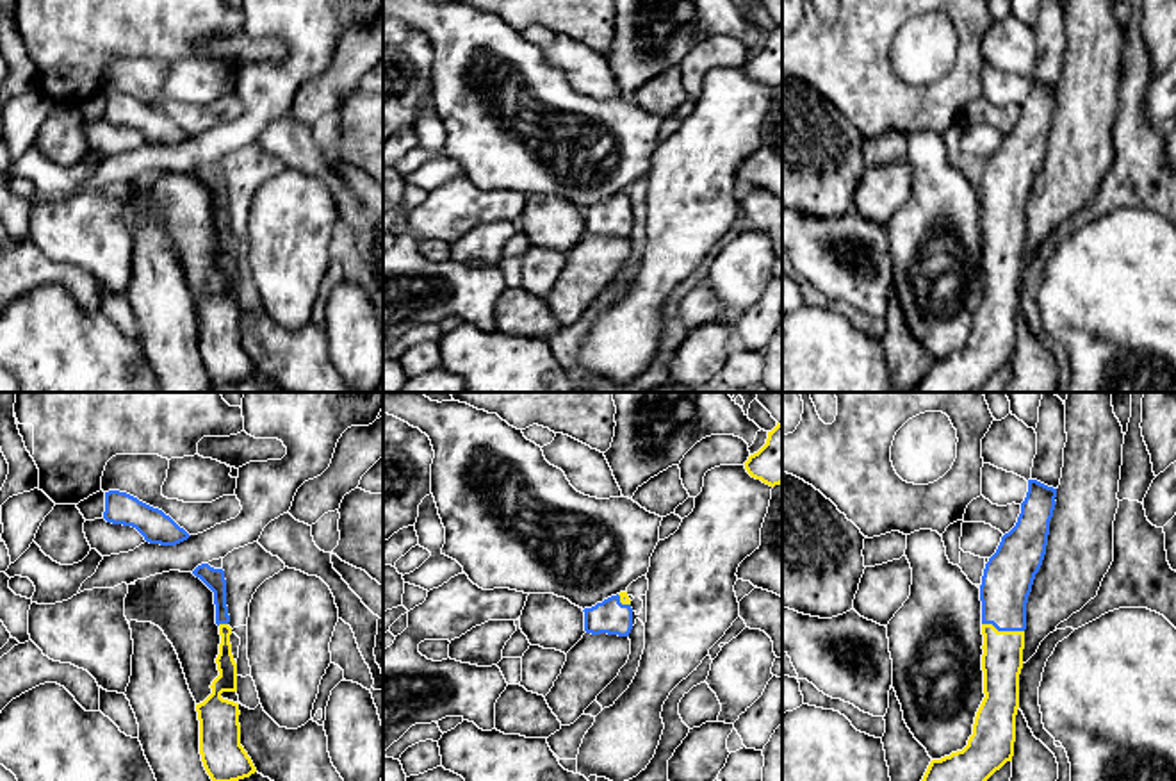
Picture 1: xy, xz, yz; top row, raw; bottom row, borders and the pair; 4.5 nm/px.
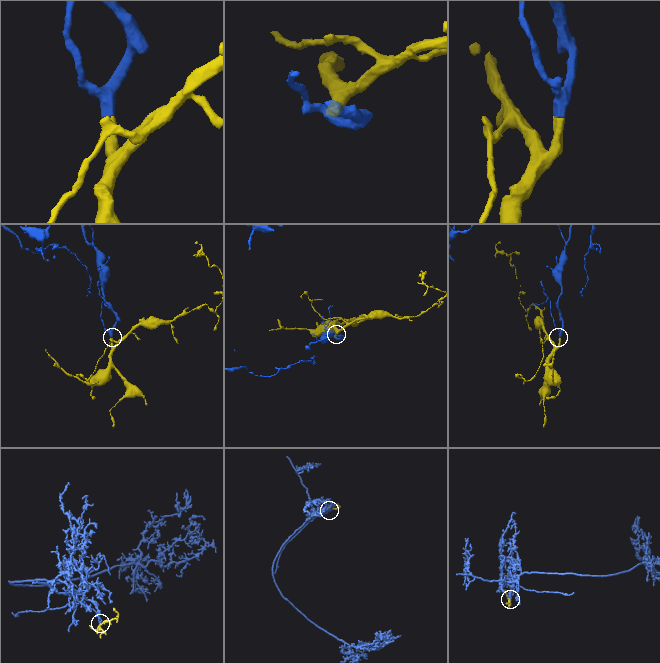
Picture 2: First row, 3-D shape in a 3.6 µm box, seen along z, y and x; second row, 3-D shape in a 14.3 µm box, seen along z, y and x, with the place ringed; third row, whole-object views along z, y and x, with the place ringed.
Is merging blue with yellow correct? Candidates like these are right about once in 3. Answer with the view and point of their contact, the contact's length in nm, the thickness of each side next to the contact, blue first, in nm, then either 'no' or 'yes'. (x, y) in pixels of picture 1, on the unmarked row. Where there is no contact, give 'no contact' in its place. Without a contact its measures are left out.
meets blue in yz at (1004, 230); contact 200 nm long; 220 nm thick on the blue side, 190 nm on the other; yes

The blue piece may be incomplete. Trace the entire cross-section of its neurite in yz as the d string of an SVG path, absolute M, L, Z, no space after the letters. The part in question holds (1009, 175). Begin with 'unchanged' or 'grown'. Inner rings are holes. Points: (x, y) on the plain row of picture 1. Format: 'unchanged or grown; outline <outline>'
grown; outline M1028 80L1028 93L1021 103L1016 127L1001 137L996 153L984 169L980 185L982 235L984 235L984 301L976 312L973 335L962 351L932 360L923 380L902 392L980 392L984 383L1012 362L1016 342L1016 316L1019 308L1019 275L1023 269L1026 203L1039 173L1049 136L1057 89Z

